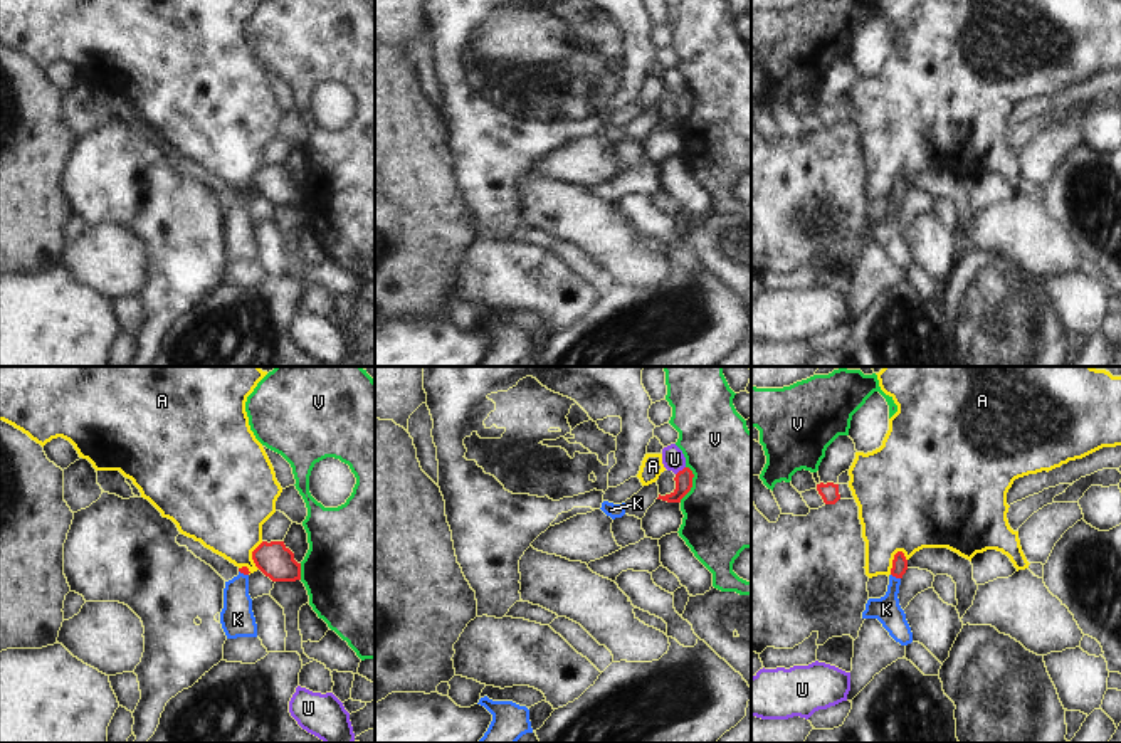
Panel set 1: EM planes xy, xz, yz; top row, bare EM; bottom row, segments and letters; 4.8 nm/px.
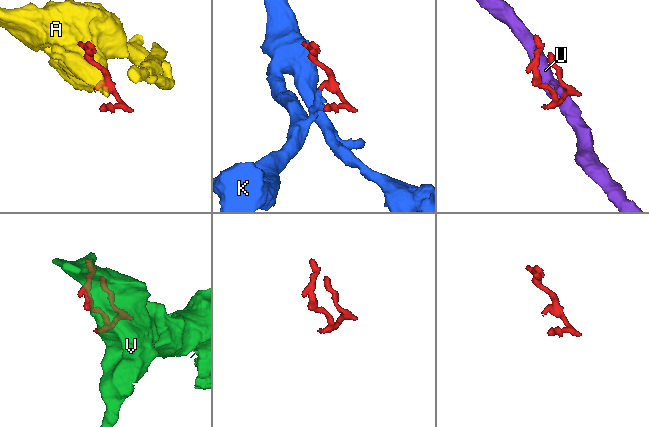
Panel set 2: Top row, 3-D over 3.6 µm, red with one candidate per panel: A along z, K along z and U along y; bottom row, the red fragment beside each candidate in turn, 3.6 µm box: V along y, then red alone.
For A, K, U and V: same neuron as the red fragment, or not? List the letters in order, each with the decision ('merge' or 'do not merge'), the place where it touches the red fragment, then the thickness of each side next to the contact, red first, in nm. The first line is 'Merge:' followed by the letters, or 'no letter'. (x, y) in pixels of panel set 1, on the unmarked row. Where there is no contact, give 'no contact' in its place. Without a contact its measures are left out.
Merge: K
A: do not merge; contact yz (893, 185); calibres 80 and 380 nm
K: merge; contact yz (896, 200); calibres 80 and 130 nm
U: do not merge; contact xz (679, 94); calibres 80 and 110 nm
V: do not merge; contact xz (691, 108); calibres 80 and 500 nm

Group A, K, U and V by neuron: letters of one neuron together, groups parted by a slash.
A / K / U / V

